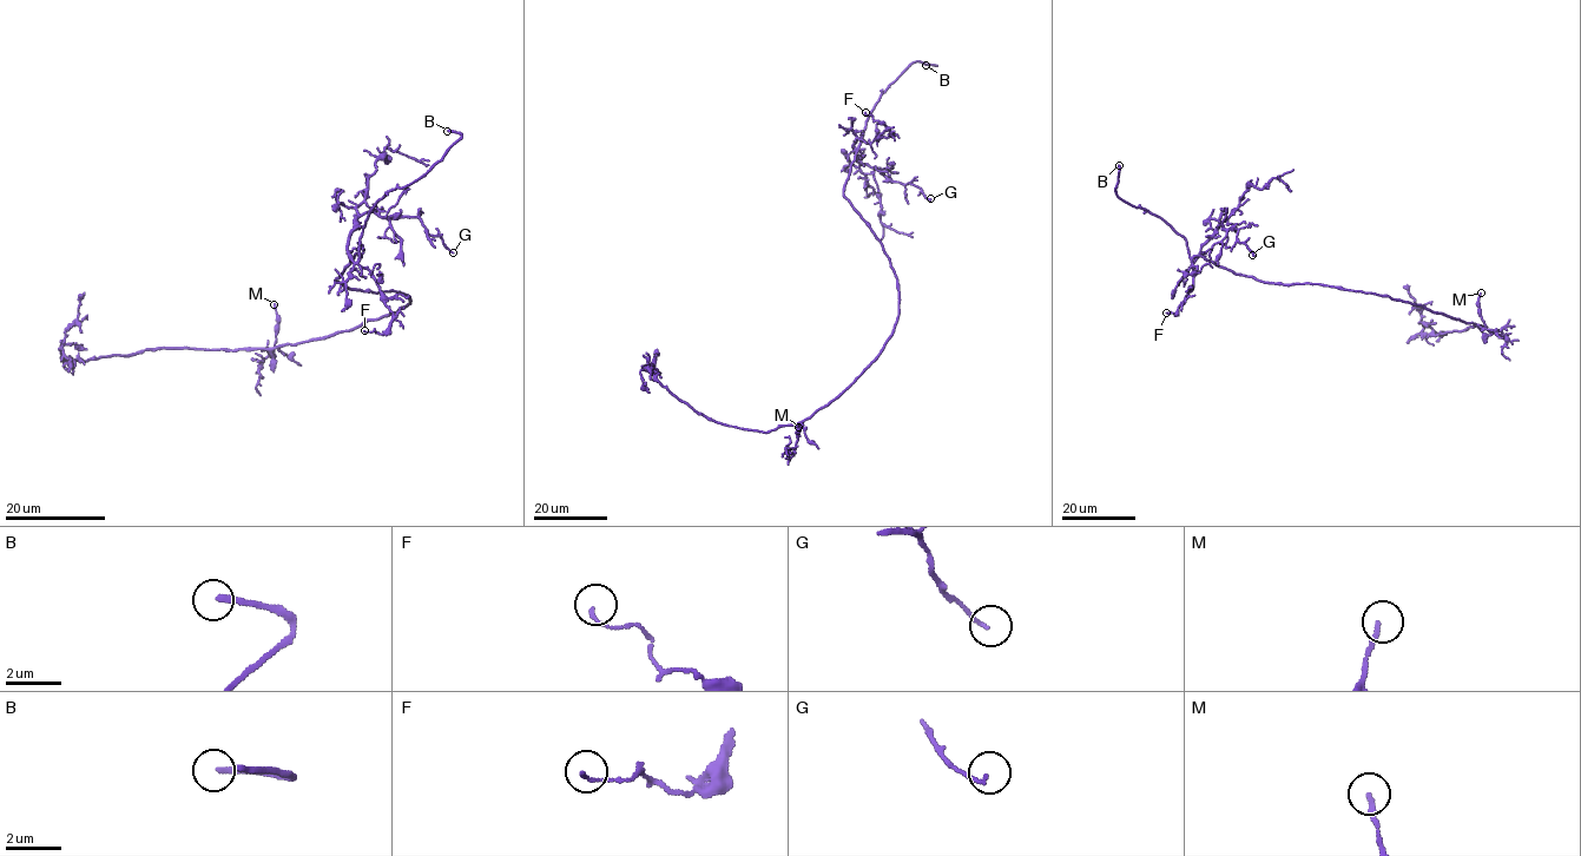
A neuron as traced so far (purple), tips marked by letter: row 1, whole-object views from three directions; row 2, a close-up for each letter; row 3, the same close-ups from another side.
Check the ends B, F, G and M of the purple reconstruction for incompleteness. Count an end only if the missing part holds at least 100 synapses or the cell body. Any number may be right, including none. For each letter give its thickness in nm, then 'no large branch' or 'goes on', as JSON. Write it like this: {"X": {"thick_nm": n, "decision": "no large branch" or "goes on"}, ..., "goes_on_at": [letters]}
{"B": {"thick_nm": 200, "decision": "goes on"}, "F": {"thick_nm": 120, "decision": "no large branch"}, "G": {"thick_nm": 140, "decision": "no large branch"}, "M": {"thick_nm": 190, "decision": "no large branch"}, "goes_on_at": ["B"]}

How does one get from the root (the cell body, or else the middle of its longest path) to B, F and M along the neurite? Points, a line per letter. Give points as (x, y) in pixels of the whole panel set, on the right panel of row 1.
B: (1371, 292), (1319, 284), (1266, 283), (1200, 256), (1191, 258), (1183, 237), (1117, 195), (1119, 165)
F: (1371, 292), (1319, 284), (1262, 282), (1194, 256), (1192, 263), (1197, 272), (1192, 290), (1176, 315), (1166, 313)
M: (1371, 292), (1421, 304), (1433, 311), (1473, 322), (1490, 335), (1479, 307), (1481, 292)

